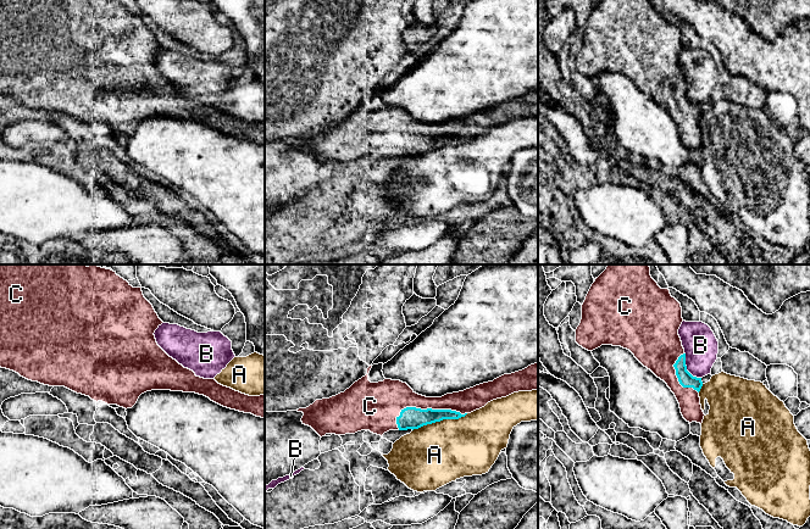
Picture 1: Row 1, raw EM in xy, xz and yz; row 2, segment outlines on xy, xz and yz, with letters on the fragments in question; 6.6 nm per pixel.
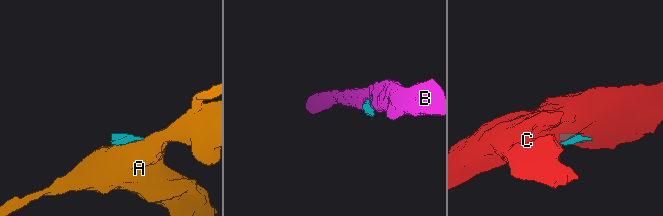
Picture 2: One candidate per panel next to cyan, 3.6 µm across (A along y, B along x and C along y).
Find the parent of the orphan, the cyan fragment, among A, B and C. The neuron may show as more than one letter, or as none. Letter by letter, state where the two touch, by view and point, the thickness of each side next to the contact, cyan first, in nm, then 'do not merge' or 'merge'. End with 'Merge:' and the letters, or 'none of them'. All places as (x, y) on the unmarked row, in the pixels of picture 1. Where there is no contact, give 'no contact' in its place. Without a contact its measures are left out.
A: xz (439, 148) | 140/420 nm | do not merge
B: yz (686, 95) | 100/220 nm | do not merge
C: xz (427, 135) | 140/220 nm | merge
Merge: C

